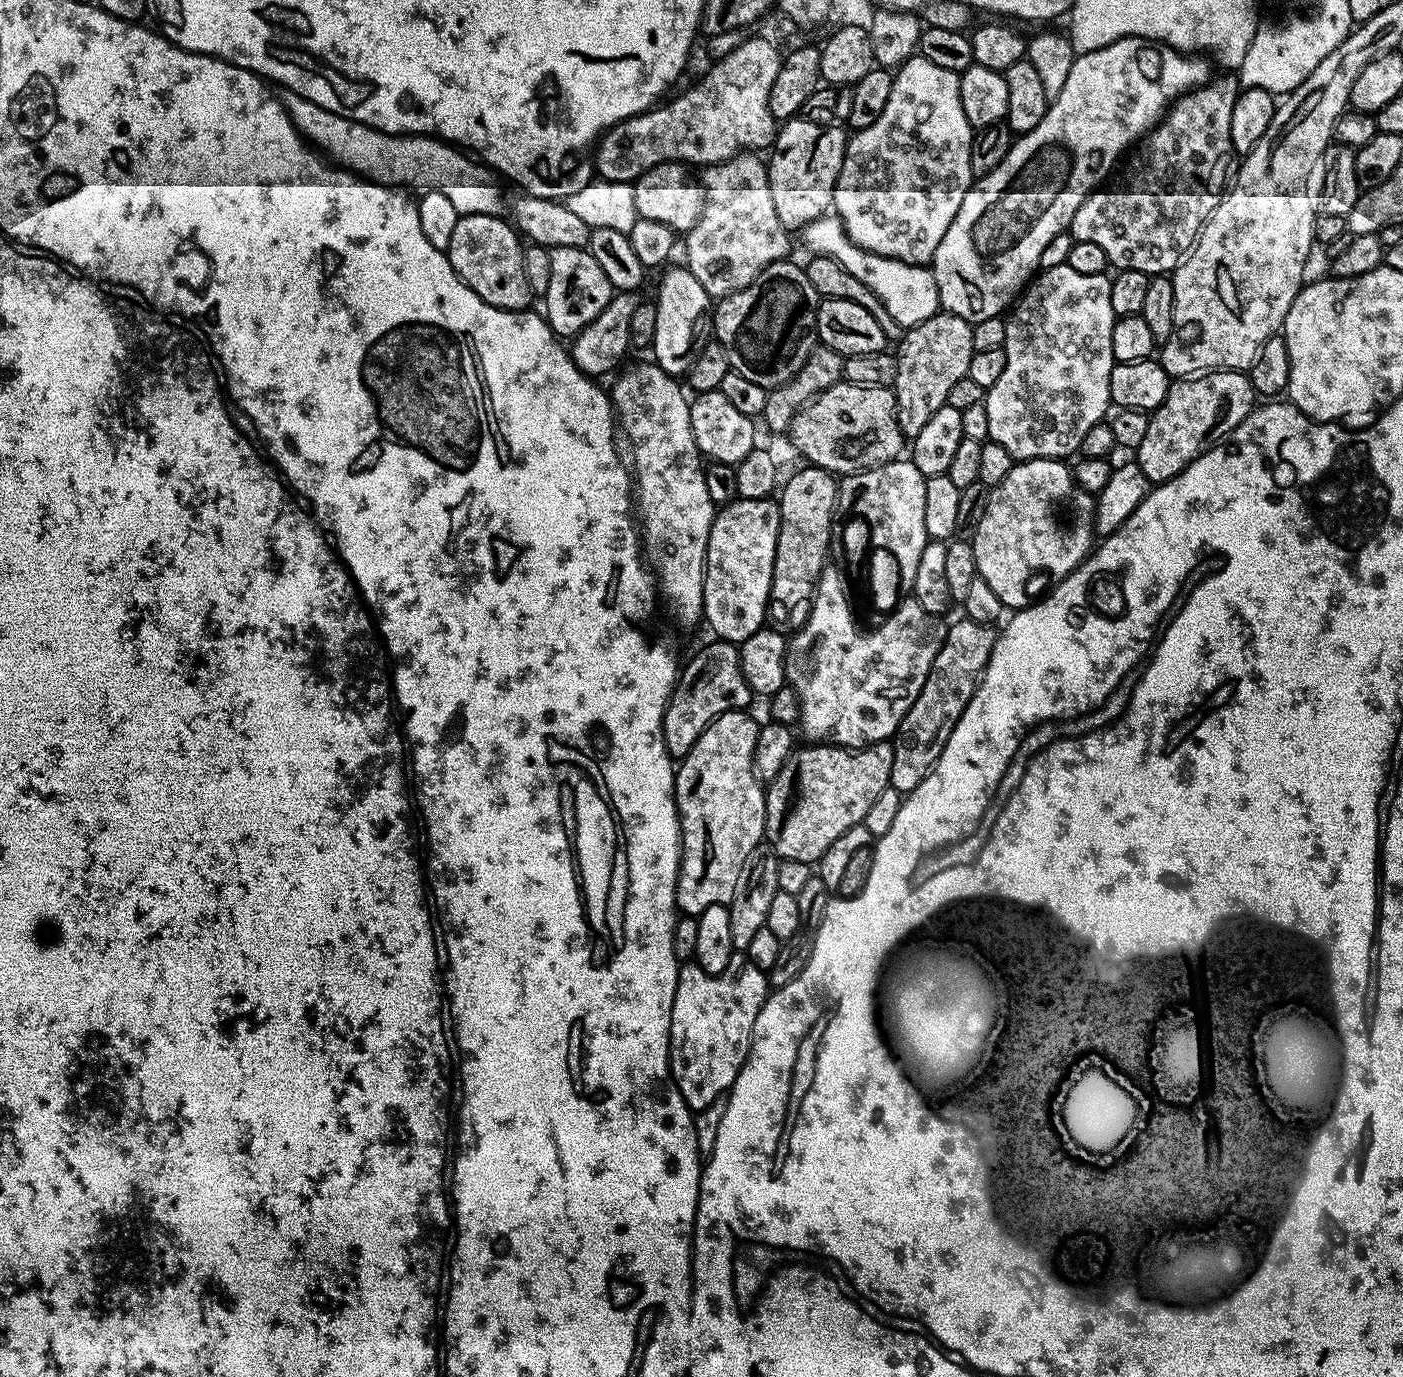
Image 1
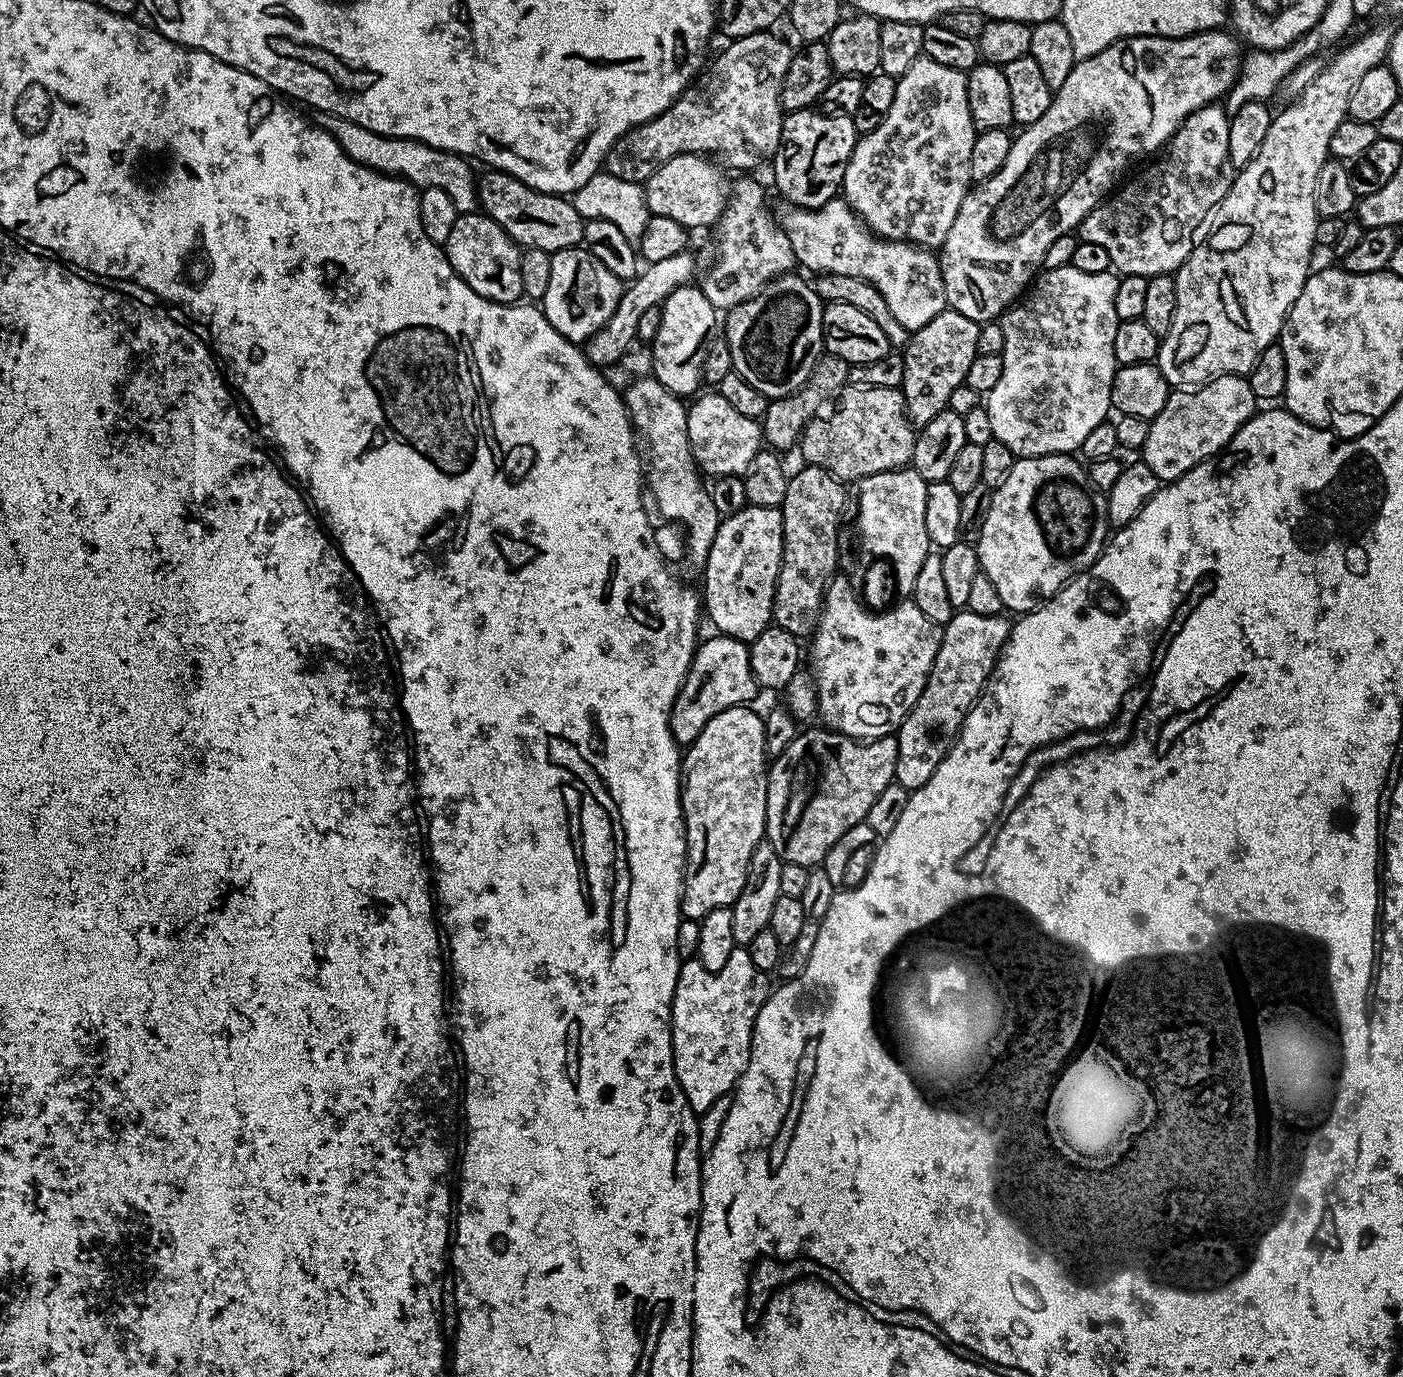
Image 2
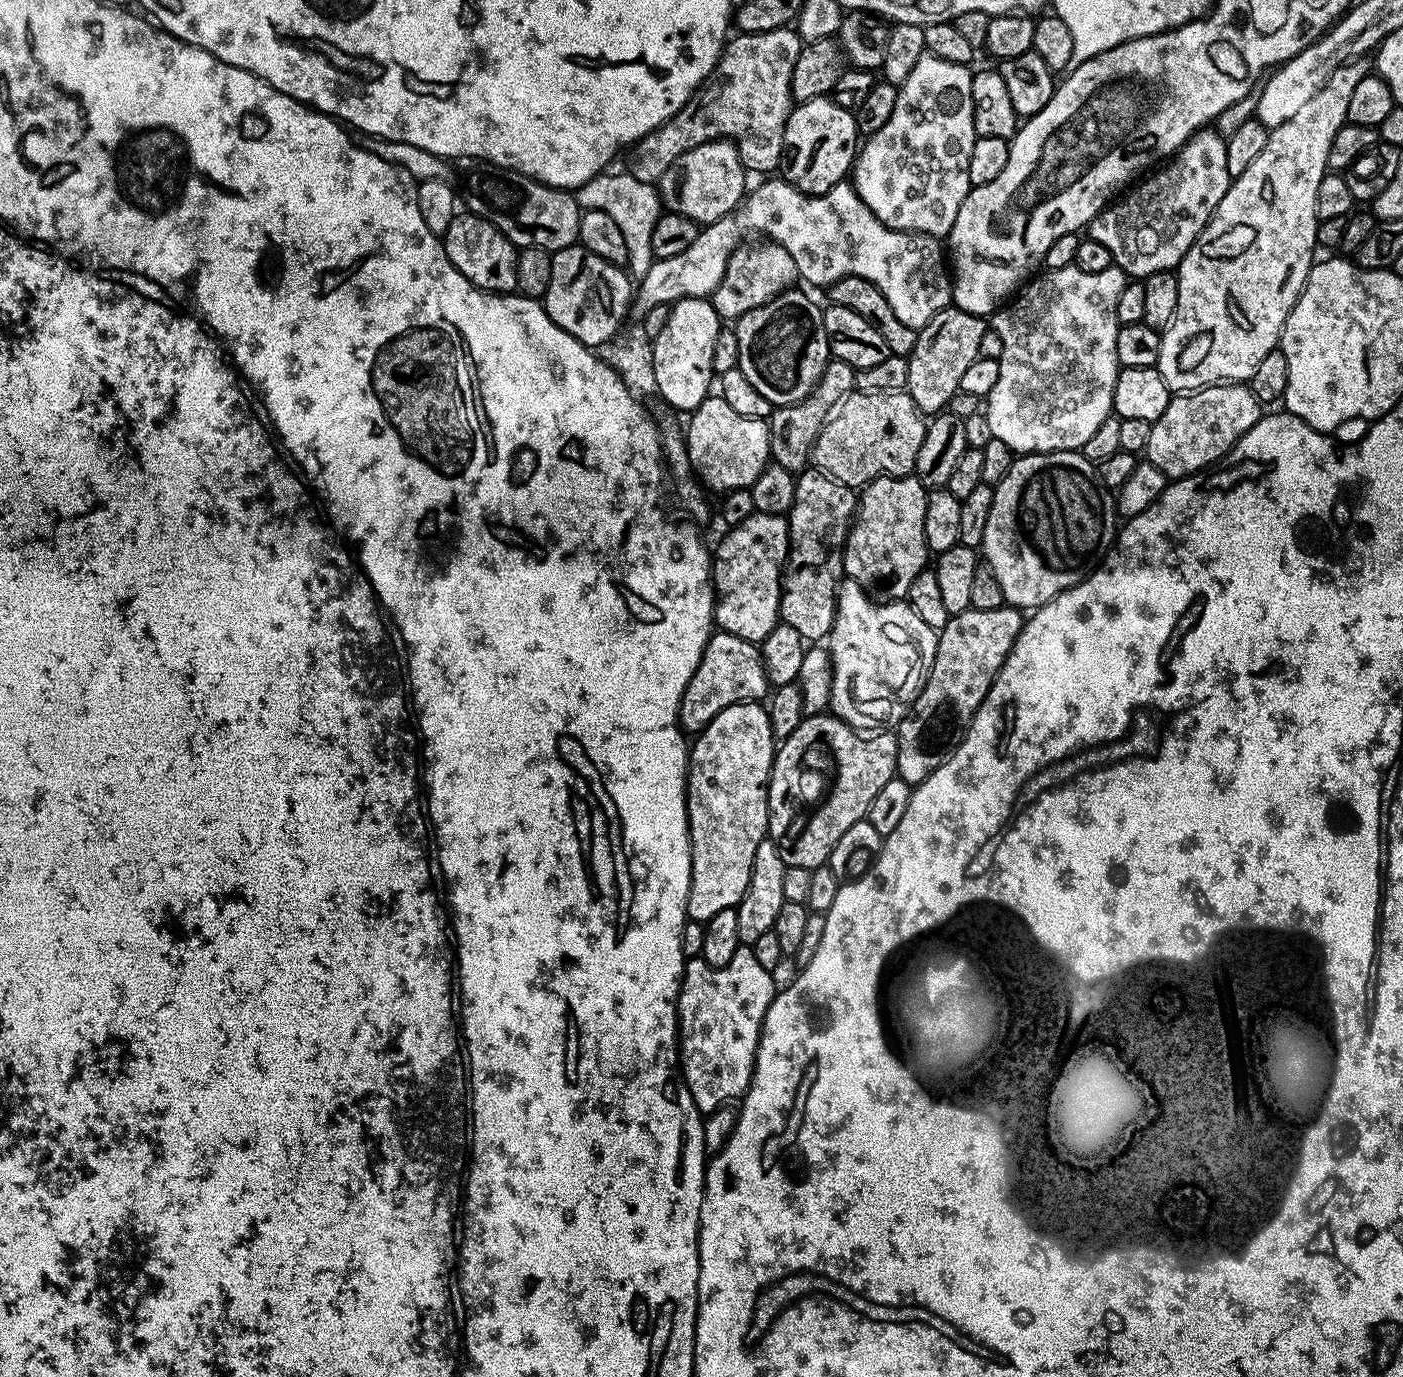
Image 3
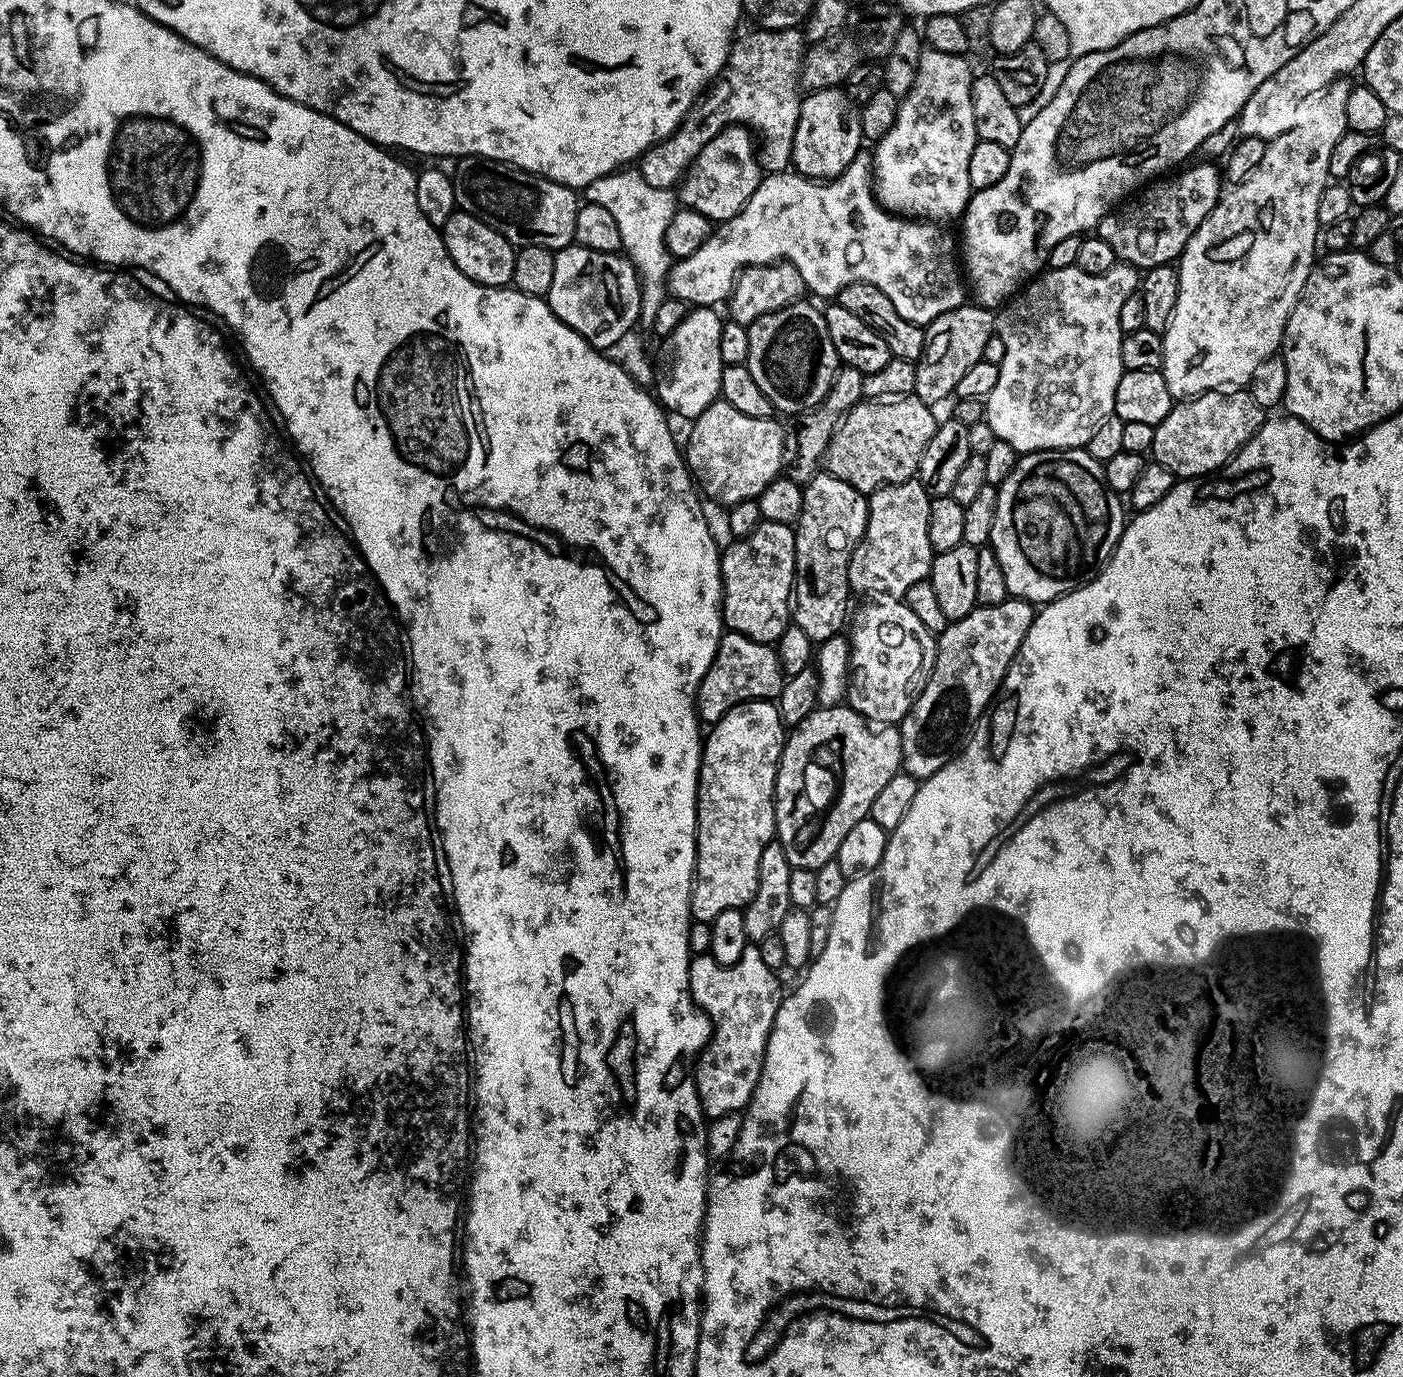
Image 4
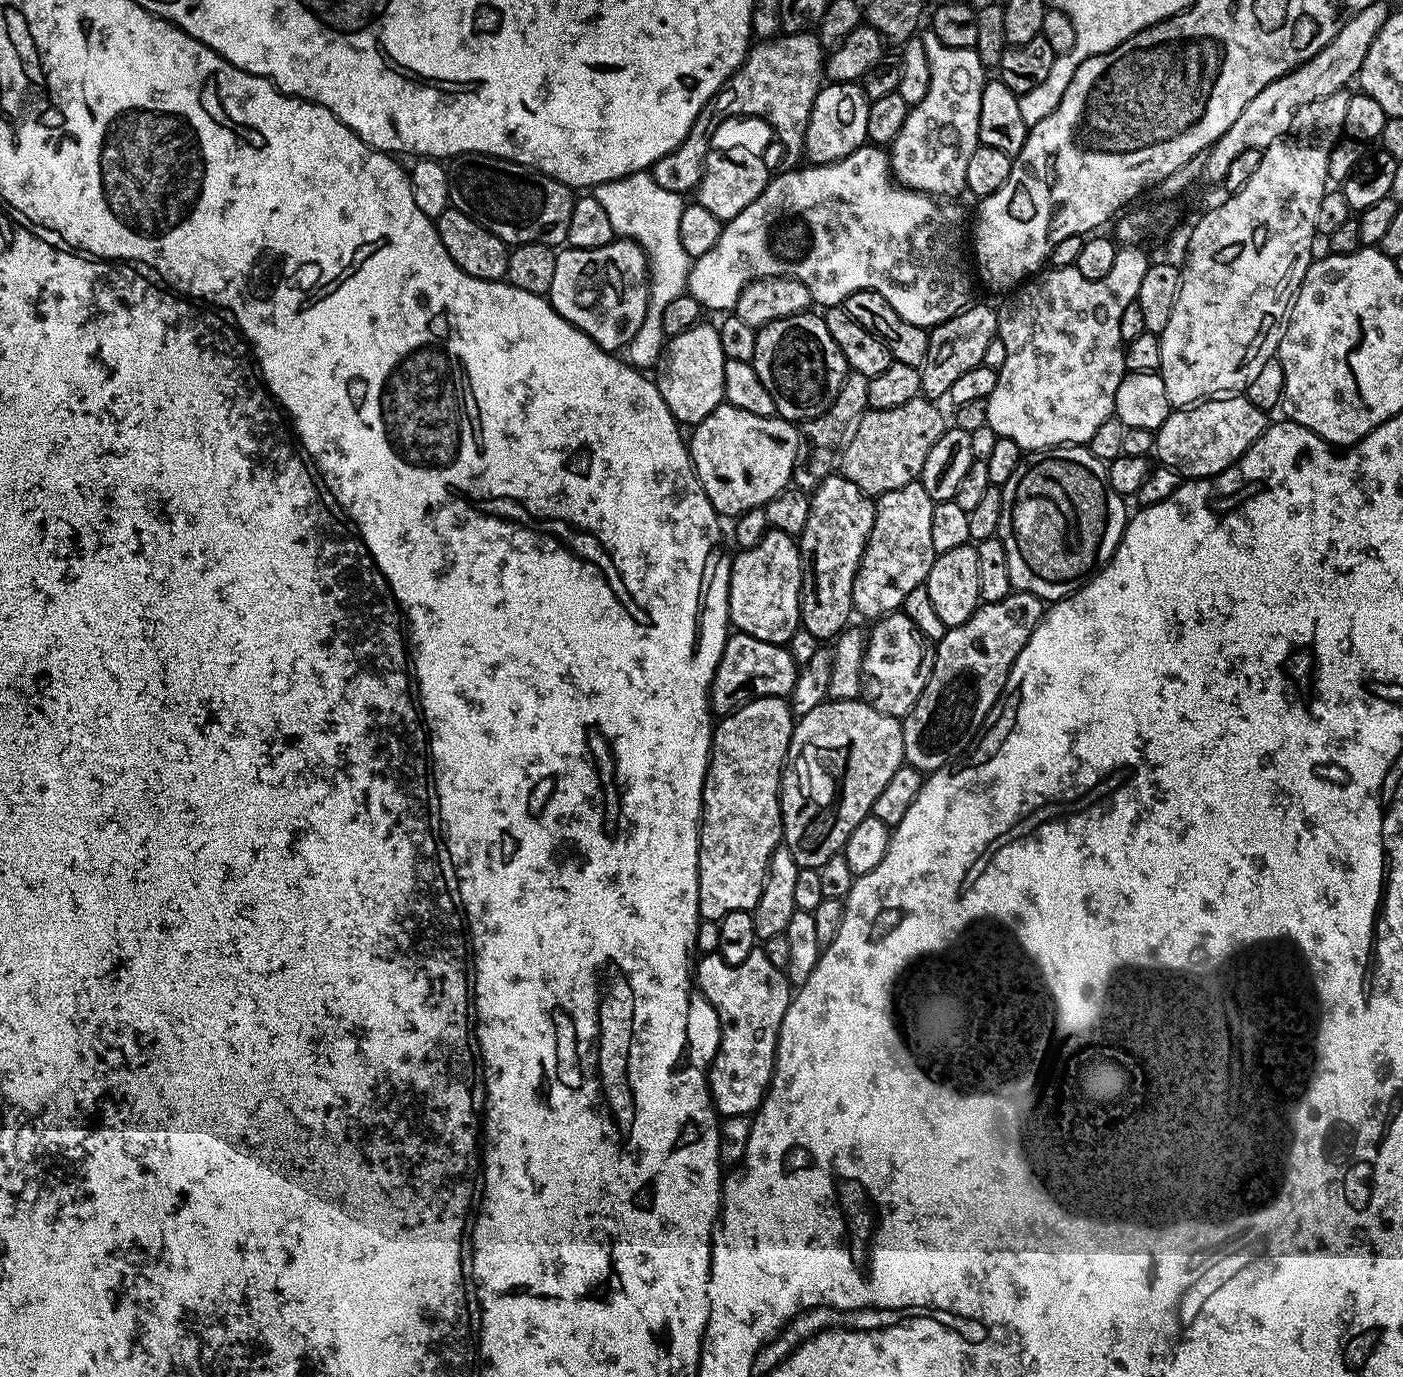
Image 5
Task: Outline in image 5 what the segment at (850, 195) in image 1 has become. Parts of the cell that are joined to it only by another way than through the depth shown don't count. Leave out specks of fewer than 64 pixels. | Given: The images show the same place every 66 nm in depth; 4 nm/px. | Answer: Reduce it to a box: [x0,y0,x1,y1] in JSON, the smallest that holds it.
[891,30,986,198]

